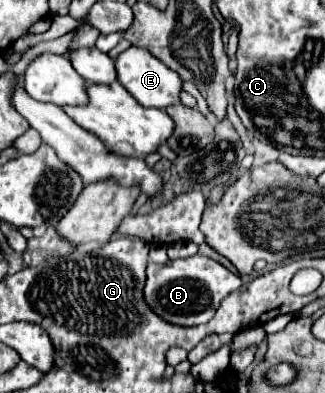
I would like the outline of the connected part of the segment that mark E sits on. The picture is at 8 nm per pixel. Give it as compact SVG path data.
M129 47L123 51L117 61L117 79L119 83L145 107L155 107L155 109L167 109L169 105L181 103L179 95L183 91L183 81L173 69L169 69L161 59L153 57L149 51L139 49L139 47Z

